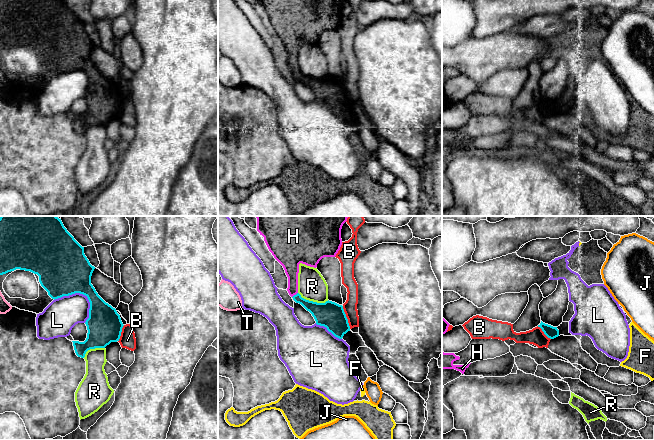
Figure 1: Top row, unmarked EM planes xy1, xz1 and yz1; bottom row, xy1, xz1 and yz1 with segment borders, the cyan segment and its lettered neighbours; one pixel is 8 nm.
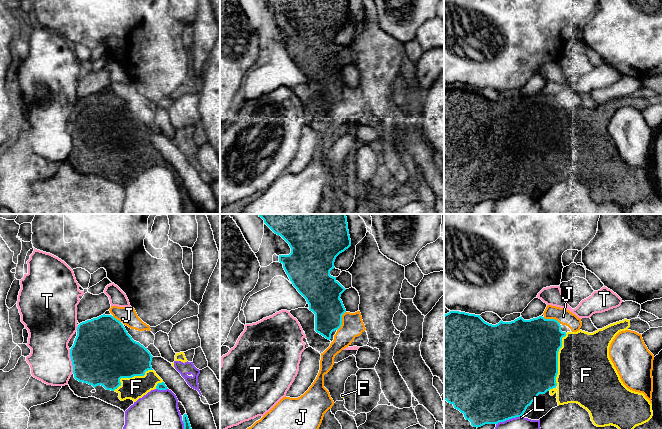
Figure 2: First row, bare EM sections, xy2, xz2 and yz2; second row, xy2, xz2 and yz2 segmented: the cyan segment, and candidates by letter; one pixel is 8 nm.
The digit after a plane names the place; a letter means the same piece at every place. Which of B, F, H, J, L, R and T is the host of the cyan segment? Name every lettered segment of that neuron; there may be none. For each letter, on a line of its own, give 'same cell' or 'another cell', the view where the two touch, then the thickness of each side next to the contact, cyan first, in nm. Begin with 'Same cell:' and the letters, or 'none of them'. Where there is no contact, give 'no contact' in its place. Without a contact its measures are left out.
Same cell: F, H
B: another cell | xz1 | 220/110 nm
F: same cell | yz2 | 500/440 nm
H: same cell | xz1 | 140/130 nm
J: another cell | xz2 | 280/180 nm
L: another cell | xy1 | 420/280 nm
R: another cell | xz1 | 220/220 nm
T: another cell | xy2 | 480/340 nm

